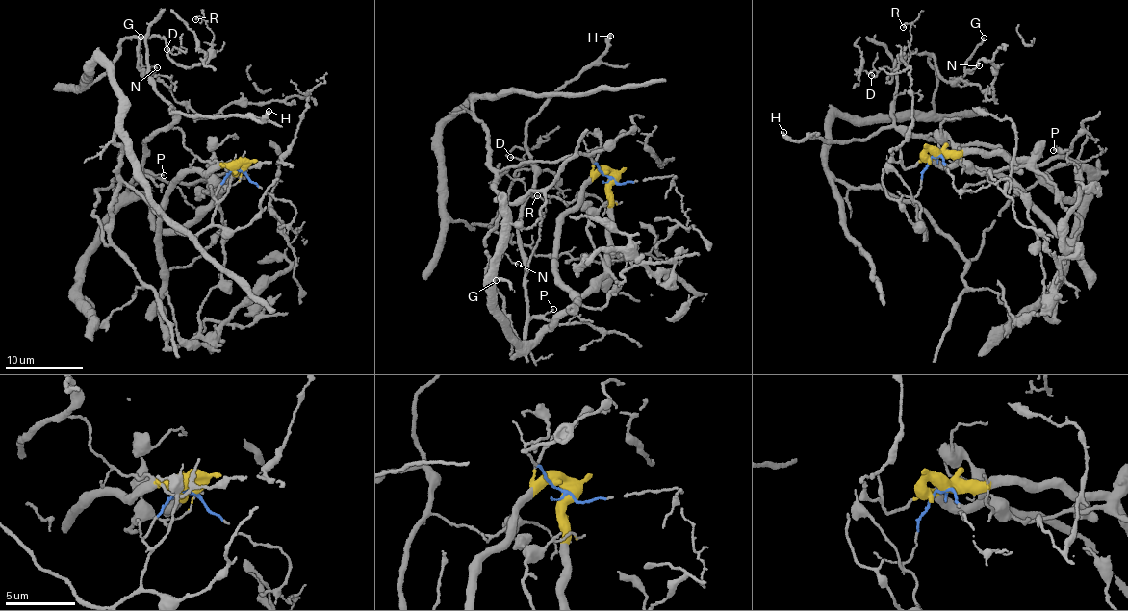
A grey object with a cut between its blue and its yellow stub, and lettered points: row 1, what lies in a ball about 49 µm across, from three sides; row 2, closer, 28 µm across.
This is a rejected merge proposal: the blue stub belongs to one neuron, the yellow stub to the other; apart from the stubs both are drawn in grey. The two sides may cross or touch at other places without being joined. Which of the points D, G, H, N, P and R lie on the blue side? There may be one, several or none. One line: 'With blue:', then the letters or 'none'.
With blue: D, G, N, R

